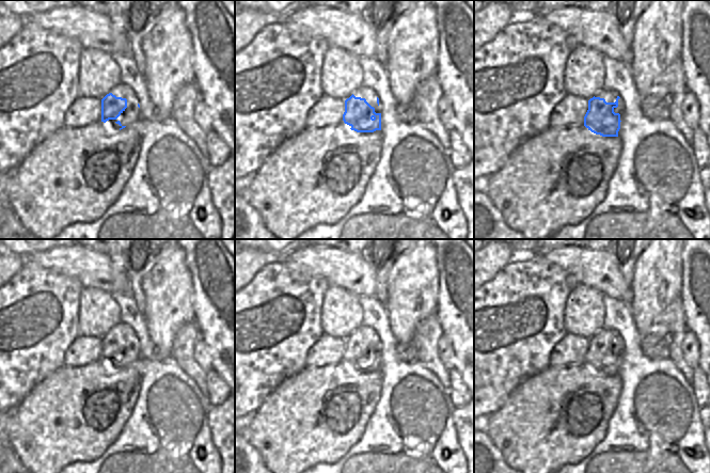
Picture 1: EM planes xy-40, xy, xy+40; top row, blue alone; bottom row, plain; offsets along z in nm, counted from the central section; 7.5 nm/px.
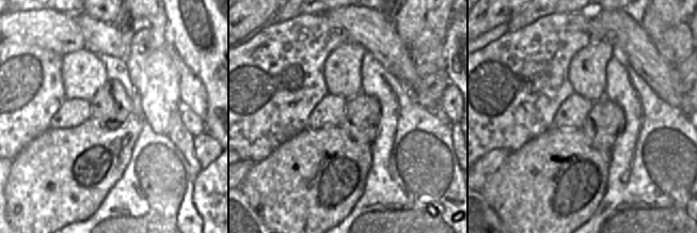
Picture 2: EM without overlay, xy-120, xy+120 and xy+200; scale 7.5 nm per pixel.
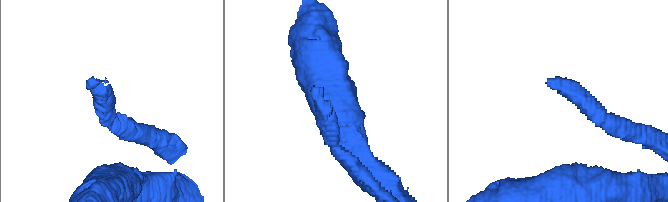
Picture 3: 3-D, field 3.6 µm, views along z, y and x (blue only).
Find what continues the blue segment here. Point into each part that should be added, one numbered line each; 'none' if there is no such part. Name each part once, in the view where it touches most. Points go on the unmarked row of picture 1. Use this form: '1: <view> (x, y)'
1: xy-40 (131, 353)

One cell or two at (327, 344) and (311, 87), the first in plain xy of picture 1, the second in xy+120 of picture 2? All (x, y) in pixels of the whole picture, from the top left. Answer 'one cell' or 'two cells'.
two cells

